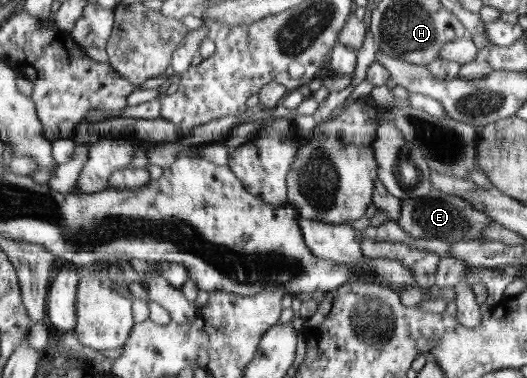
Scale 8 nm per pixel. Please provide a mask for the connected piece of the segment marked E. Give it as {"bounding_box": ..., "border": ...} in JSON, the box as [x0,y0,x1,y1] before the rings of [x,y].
{"bounding_box":[396,189,492,243],"border":[[[432,189],[428,195],[400,200],[401,210],[396,222],[414,239],[451,239],[454,243],[472,240],[488,241],[481,236],[481,231],[492,219],[489,219],[489,215],[483,211],[474,209],[471,203],[461,197]]]}

